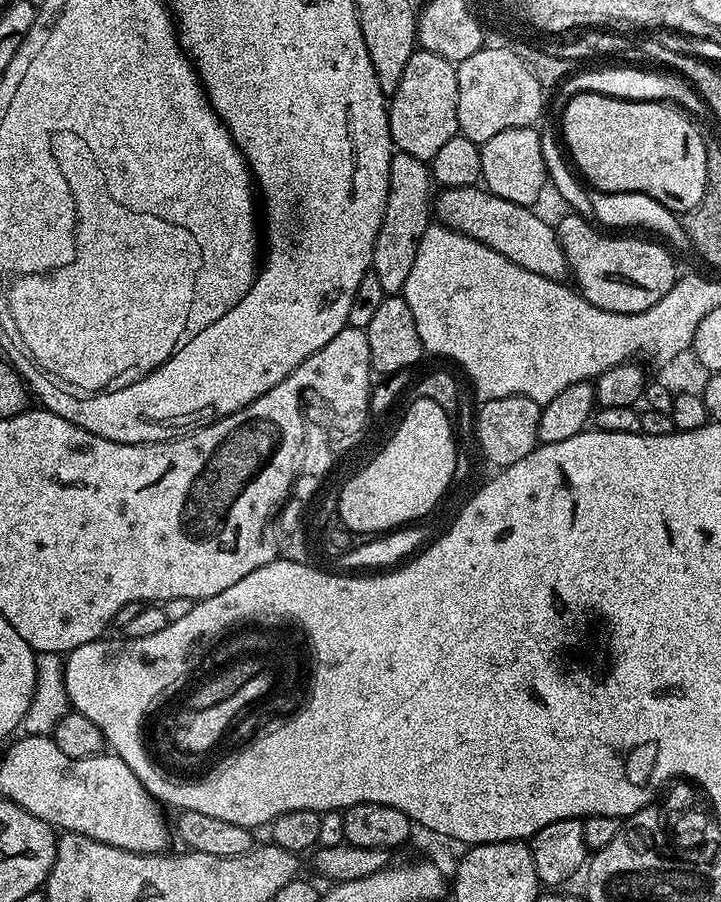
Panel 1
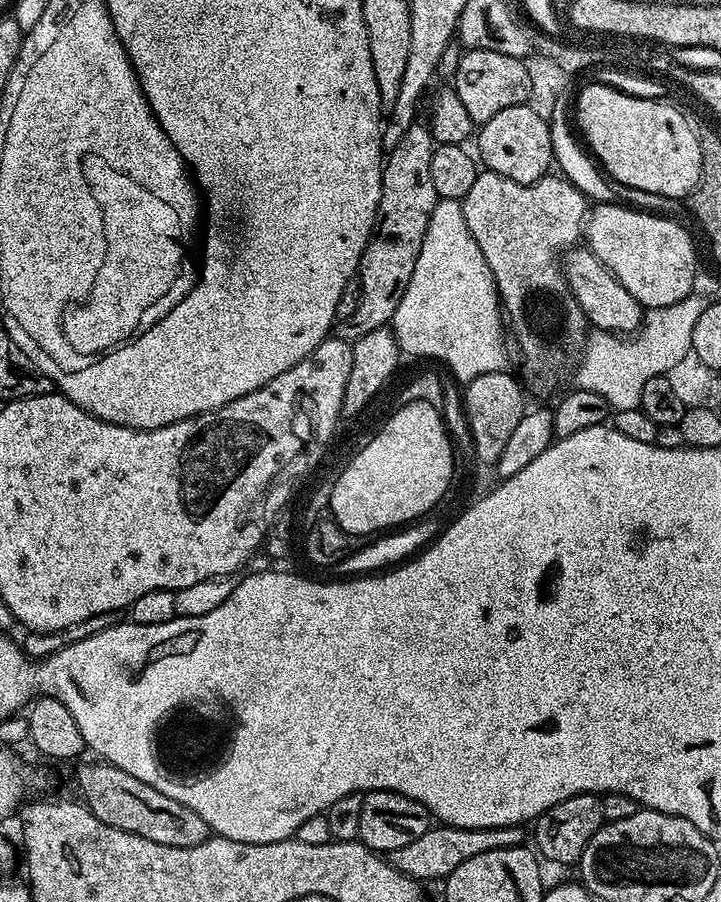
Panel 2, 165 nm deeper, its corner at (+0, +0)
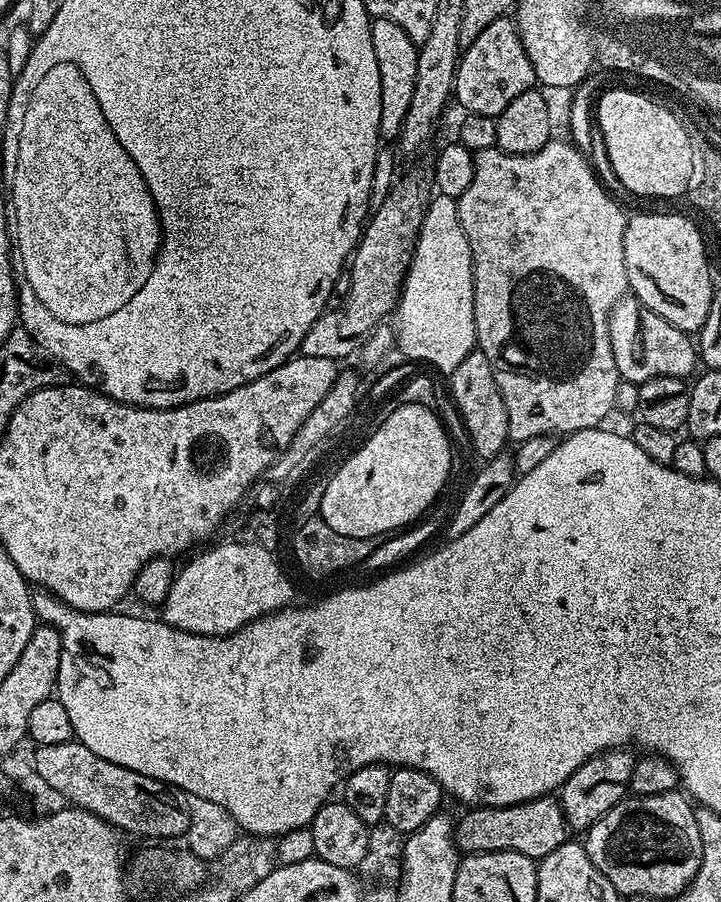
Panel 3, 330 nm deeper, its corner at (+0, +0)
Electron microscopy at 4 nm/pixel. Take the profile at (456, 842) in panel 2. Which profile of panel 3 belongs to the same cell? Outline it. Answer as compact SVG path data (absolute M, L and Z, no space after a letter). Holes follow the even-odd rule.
M555 795L539 796L526 802L518 802L514 806L472 806L461 820L457 819L454 824L456 847L461 853L473 852L513 852L522 854L534 861L541 861L546 854L558 850L558 846L569 843L570 829L559 799Z

